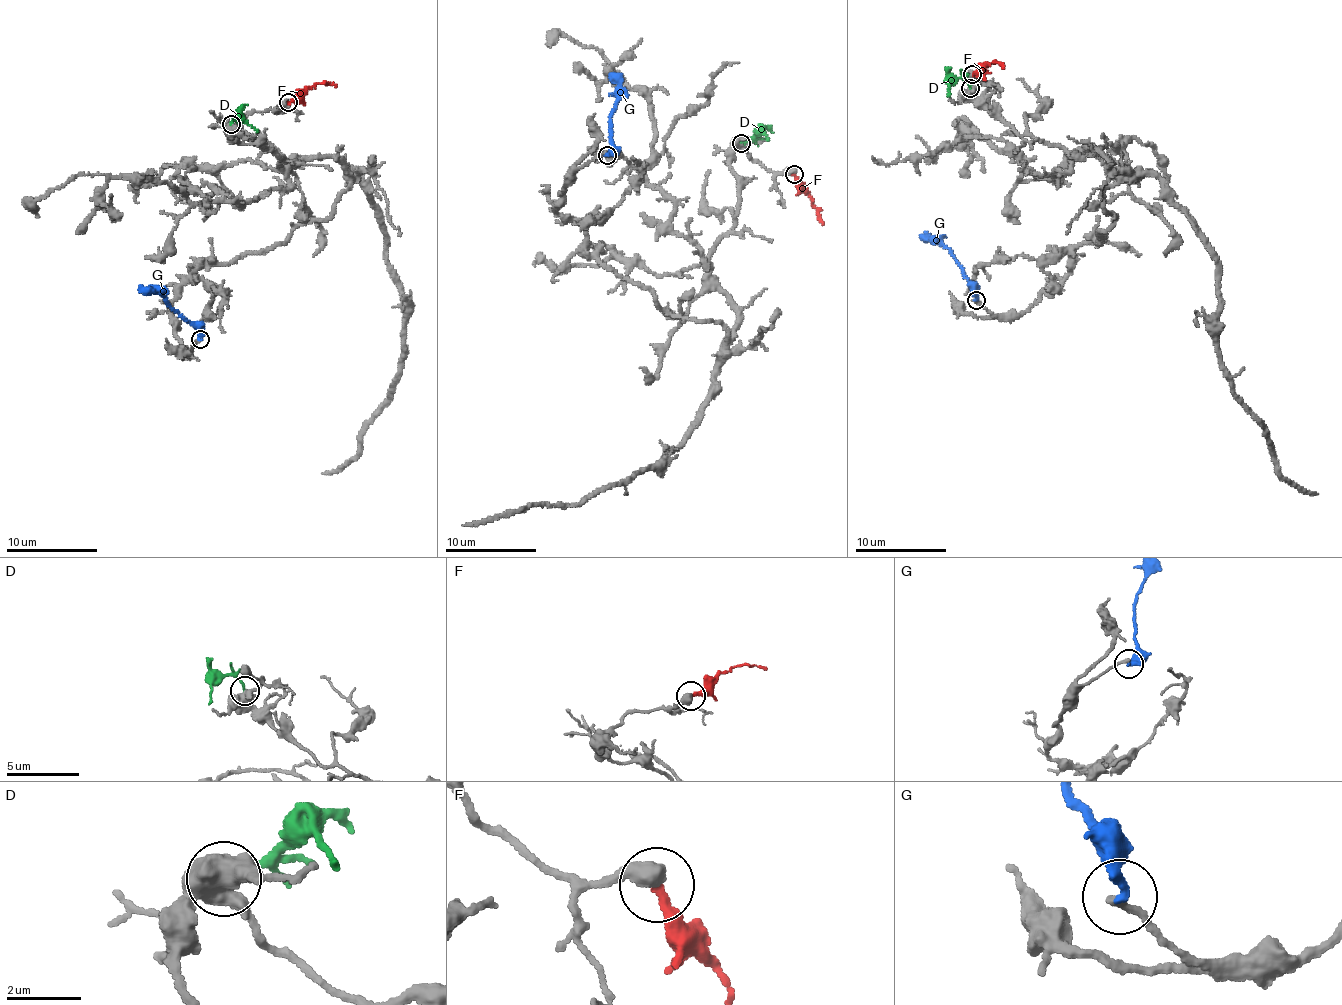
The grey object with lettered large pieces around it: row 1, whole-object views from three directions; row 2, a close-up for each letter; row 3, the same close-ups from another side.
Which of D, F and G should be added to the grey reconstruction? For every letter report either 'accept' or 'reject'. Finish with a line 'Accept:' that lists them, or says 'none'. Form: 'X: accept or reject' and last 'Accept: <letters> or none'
D: reject
F: accept
G: reject
Accept: F

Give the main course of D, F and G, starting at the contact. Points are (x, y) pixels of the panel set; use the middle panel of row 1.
D: (740, 142), (764, 132), (767, 140)
F: (795, 174), (798, 188), (811, 198), (822, 224)
G: (606, 156), (611, 152), (610, 119), (616, 107), (617, 83), (613, 73)

